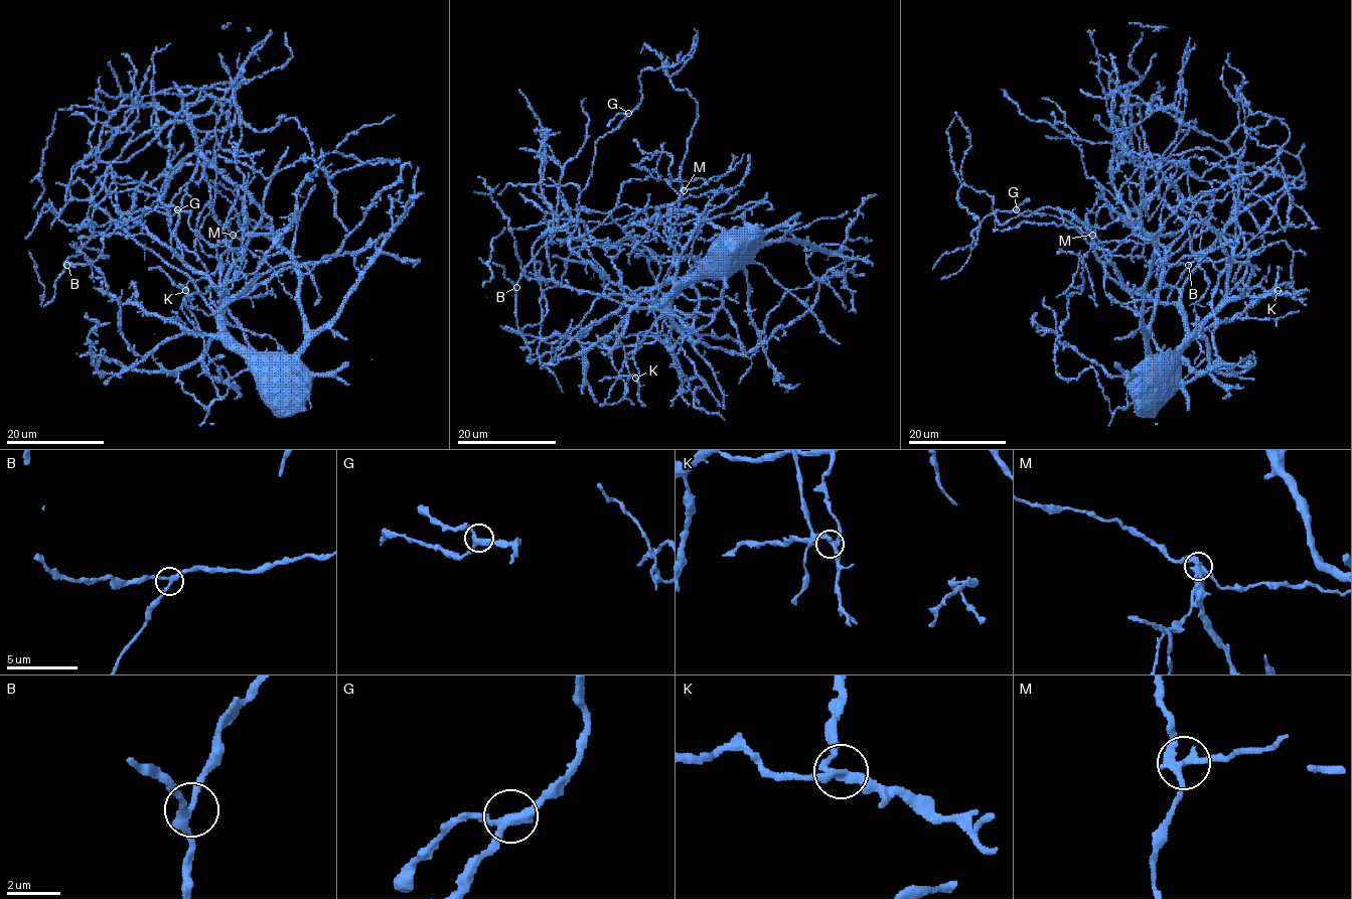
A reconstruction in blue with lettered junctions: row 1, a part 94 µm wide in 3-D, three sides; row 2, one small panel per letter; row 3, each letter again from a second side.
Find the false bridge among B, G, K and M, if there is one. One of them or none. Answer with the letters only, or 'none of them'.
M

